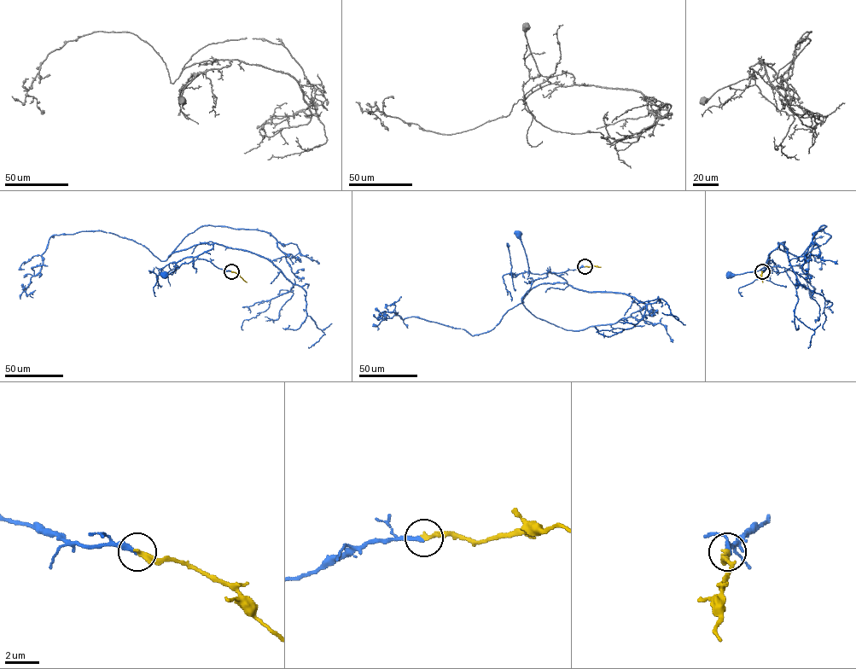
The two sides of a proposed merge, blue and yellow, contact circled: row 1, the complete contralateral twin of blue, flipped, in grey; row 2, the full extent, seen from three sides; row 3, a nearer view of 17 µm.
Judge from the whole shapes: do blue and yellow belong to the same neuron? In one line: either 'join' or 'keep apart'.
join

